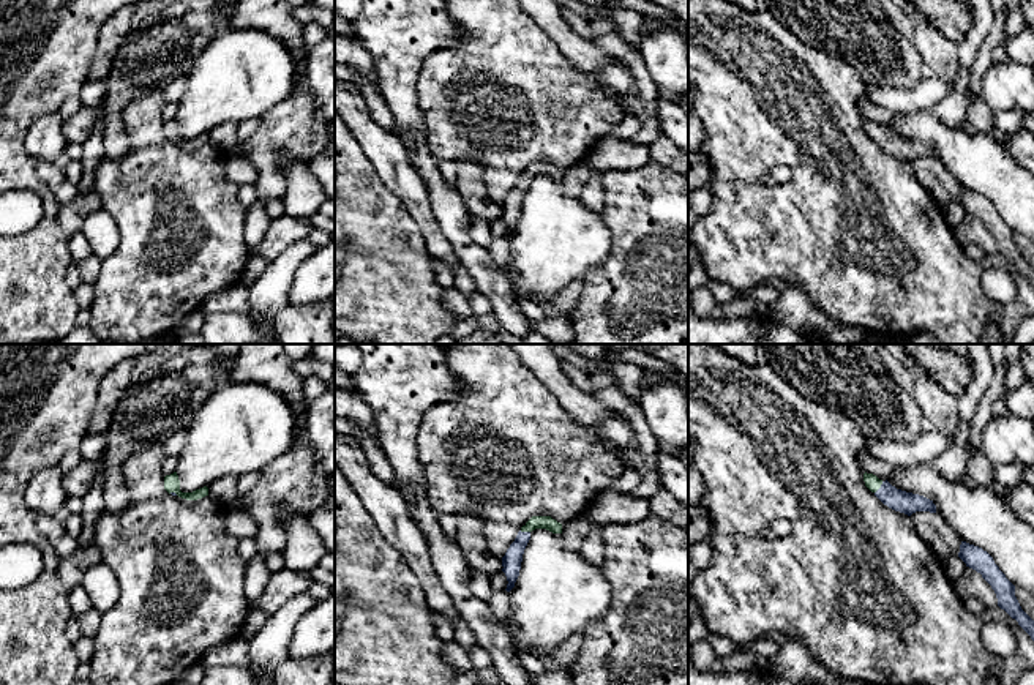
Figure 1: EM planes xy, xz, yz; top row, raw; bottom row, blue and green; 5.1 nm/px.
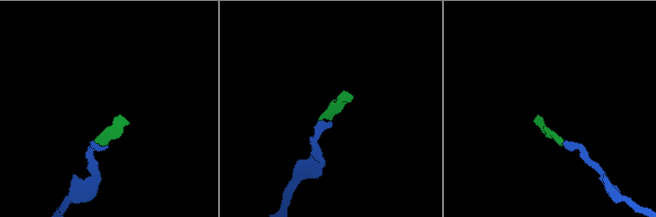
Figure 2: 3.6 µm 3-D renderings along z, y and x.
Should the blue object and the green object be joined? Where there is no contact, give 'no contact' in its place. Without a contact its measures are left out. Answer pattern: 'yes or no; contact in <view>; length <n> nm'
yes; contact in yz; length 80 nm

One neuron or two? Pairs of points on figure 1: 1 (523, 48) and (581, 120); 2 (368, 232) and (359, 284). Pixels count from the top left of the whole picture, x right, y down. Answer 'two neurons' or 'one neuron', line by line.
1: one neuron
2: one neuron

